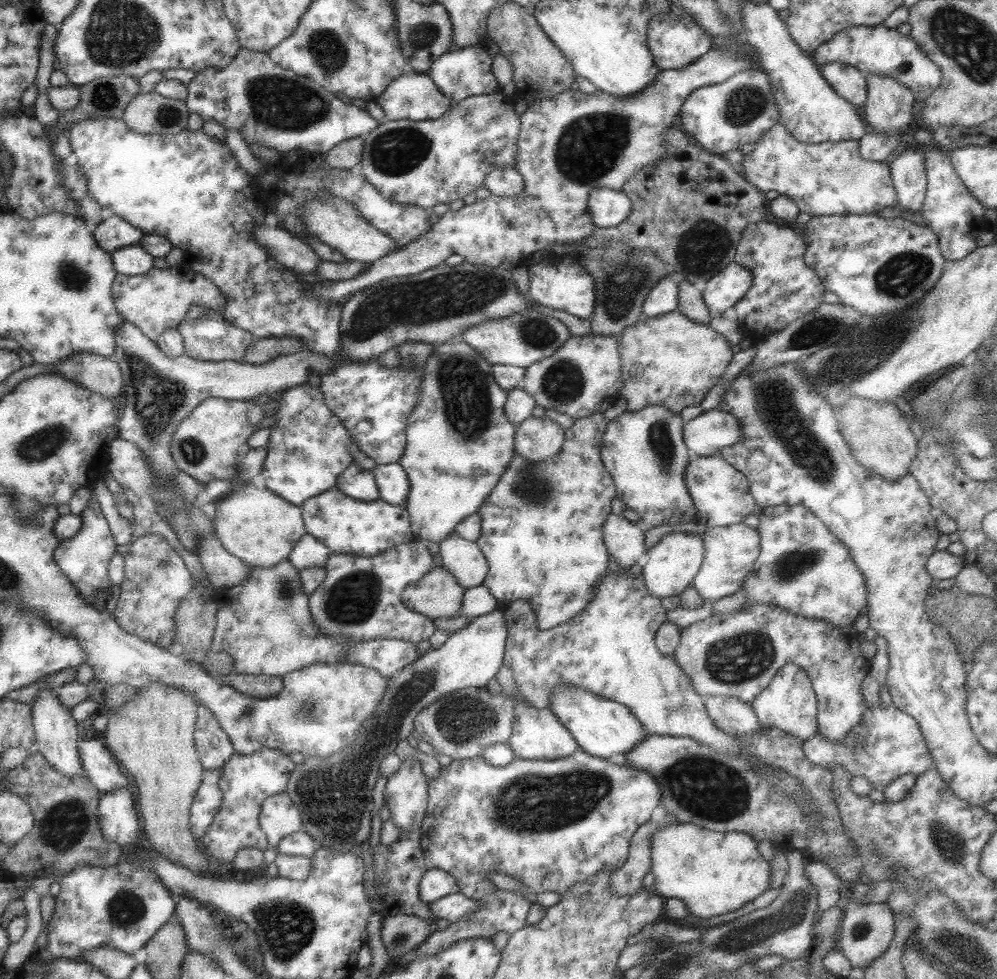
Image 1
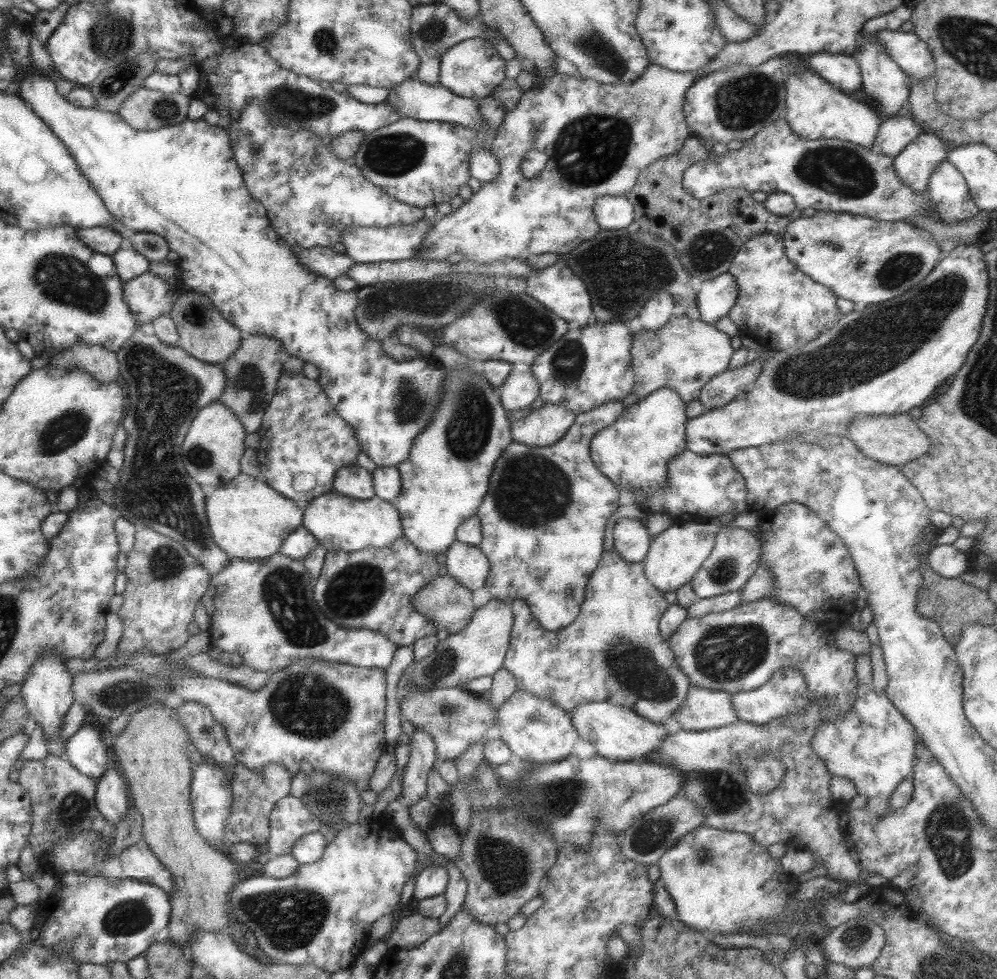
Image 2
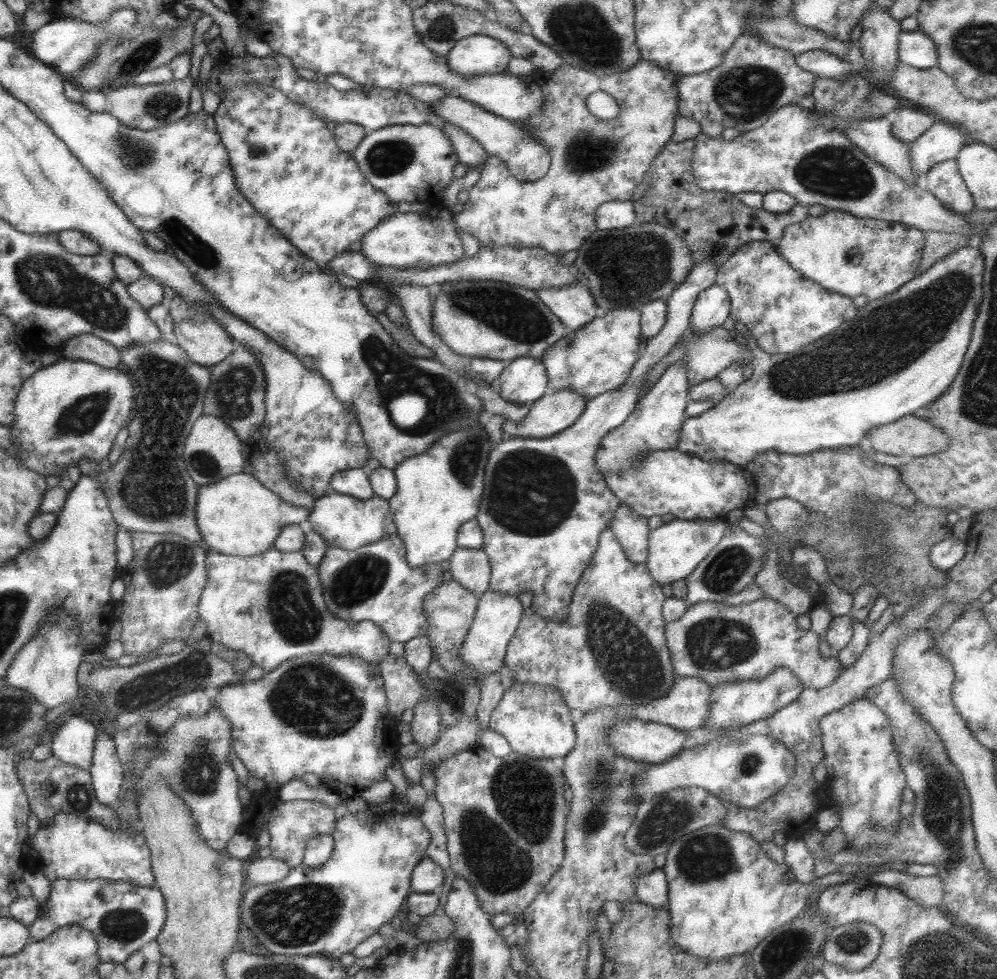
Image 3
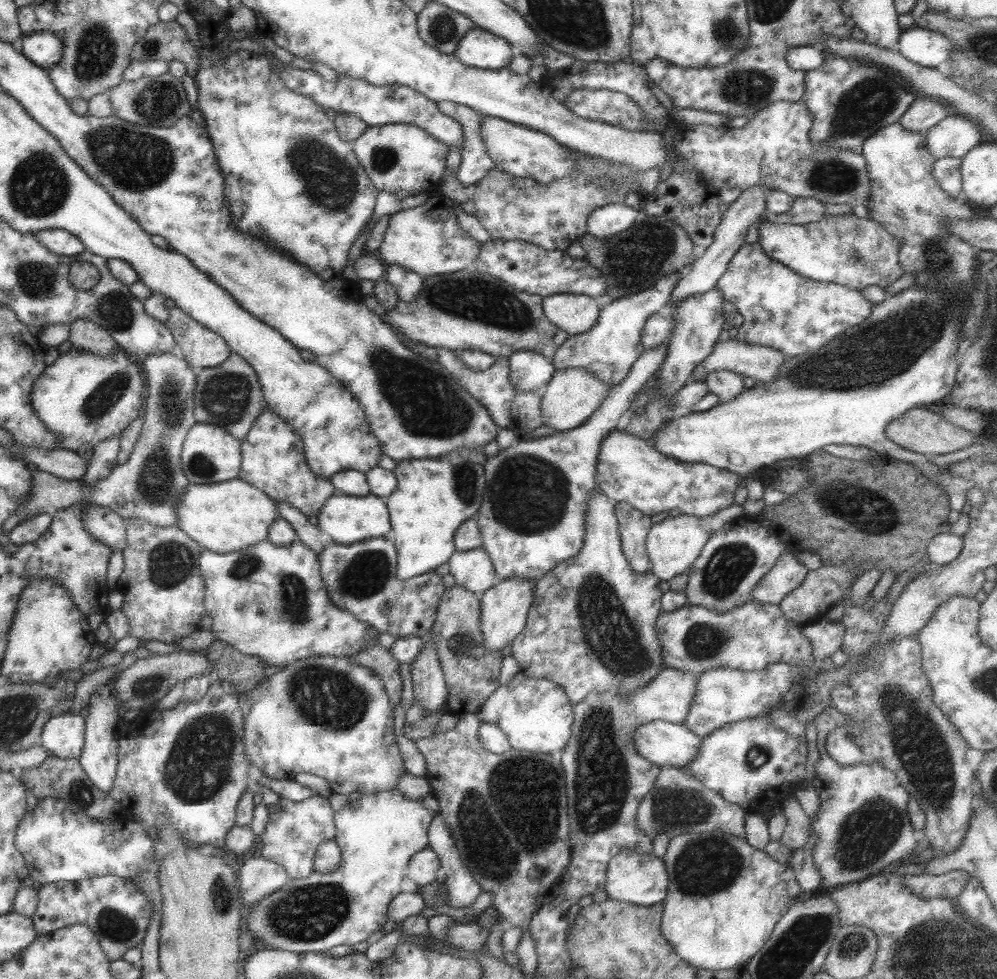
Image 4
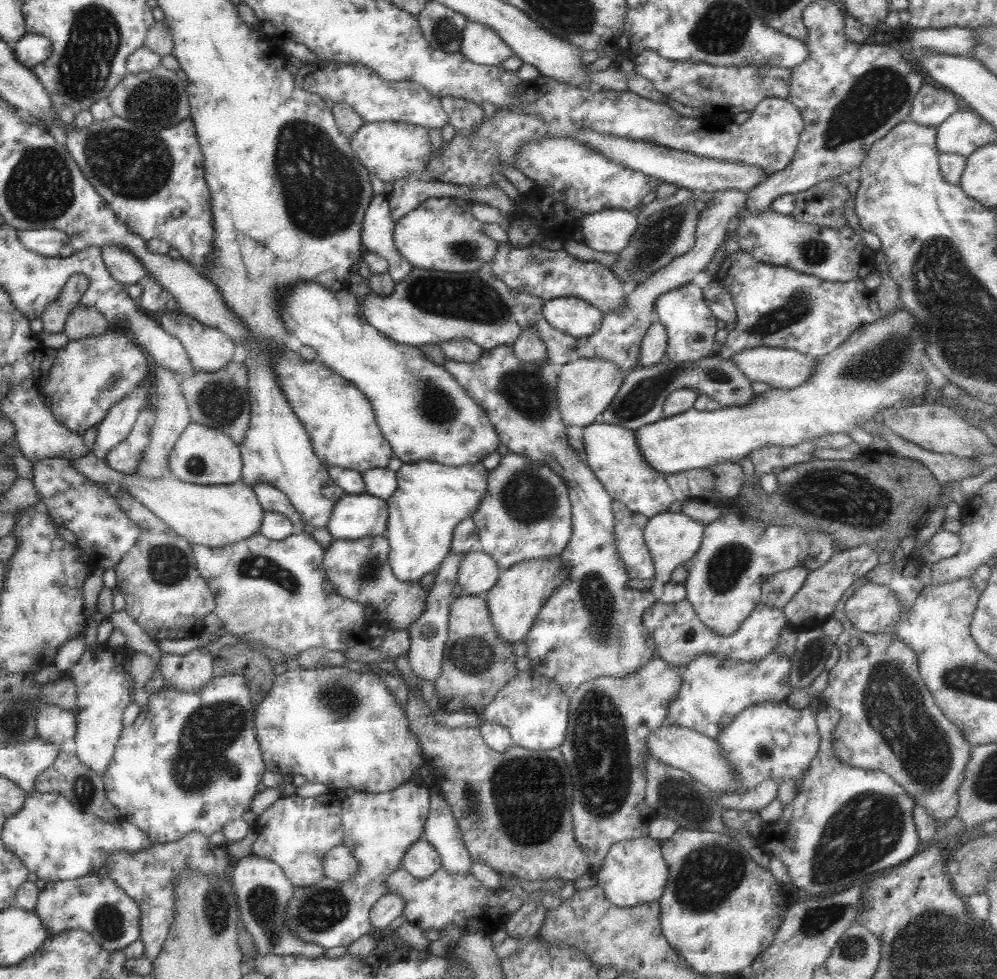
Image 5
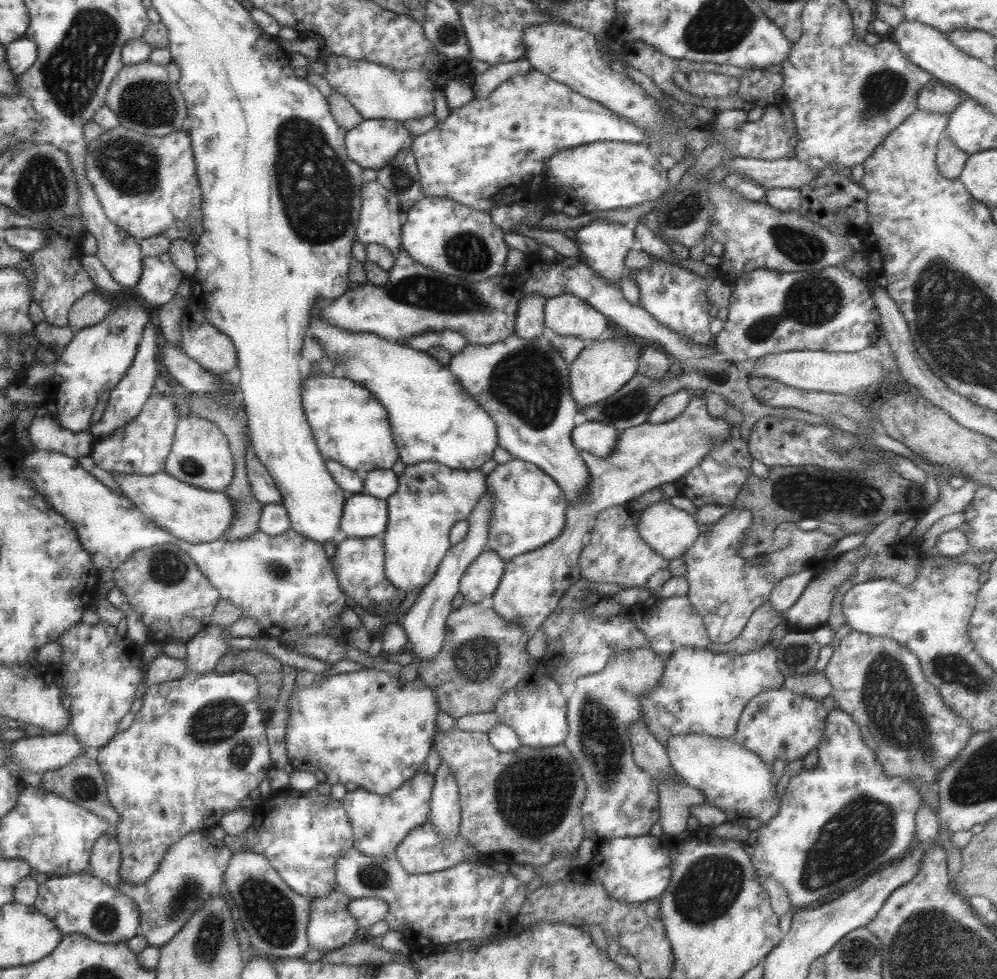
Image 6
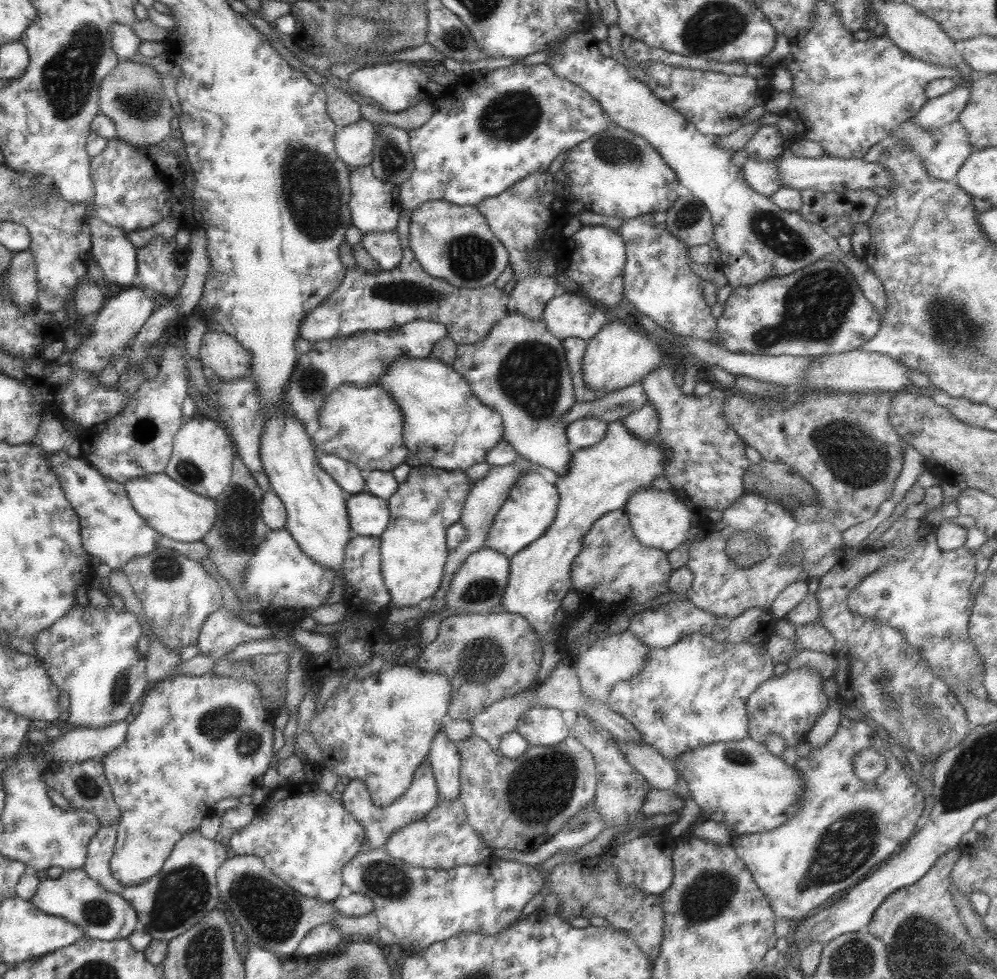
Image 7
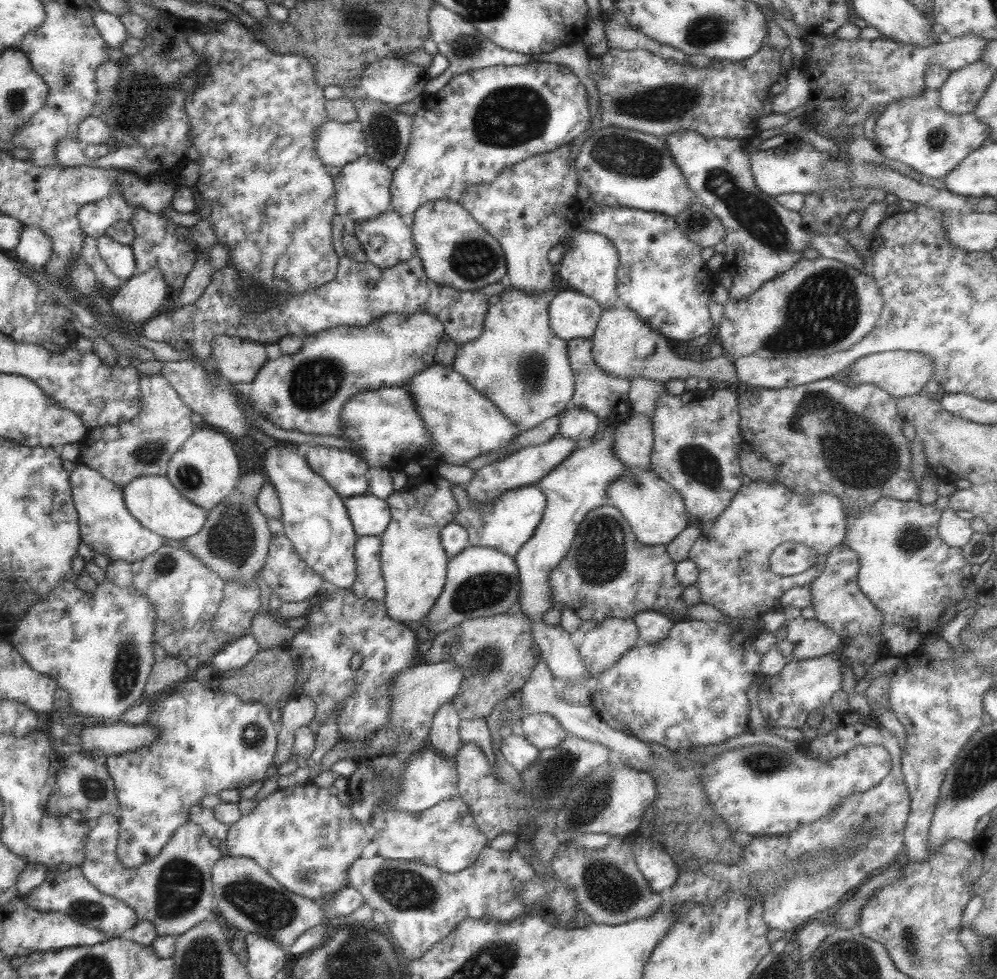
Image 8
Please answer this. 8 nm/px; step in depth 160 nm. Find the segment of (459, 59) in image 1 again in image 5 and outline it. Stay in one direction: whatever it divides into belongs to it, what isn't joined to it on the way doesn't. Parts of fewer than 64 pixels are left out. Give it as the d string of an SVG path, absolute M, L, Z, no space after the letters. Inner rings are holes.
M467 21L458 51L465 60L481 66L495 66L512 55L510 48L491 29Z

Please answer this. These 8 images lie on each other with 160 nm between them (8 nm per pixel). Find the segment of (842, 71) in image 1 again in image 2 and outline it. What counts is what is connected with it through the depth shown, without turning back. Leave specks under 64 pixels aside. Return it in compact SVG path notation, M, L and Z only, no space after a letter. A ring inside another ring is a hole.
M815 52L807 60L807 68L832 87L850 96L860 96L860 70L852 55Z

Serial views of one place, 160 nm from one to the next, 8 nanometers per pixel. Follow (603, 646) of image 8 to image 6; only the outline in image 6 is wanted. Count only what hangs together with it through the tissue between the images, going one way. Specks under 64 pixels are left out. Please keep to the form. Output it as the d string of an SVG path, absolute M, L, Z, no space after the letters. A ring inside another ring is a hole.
M649 647L616 652L601 672L575 680L573 692L566 699L567 738L561 745L571 754L583 776L582 840L588 840L594 850L609 839L643 836L656 829L657 786L633 763L627 727L641 722L639 696L655 688L664 663Z

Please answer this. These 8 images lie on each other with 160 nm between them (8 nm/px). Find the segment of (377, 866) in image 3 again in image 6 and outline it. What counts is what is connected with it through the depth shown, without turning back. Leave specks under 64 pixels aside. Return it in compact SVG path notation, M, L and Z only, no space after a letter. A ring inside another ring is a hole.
M417 772L386 795L370 793L358 787L354 791L346 792L339 801L351 825L352 848L369 857L383 857L393 853L411 829L425 823L433 783L431 774ZM334 890L310 899L306 924L309 949L331 951L354 942L358 926L347 910L349 900Z

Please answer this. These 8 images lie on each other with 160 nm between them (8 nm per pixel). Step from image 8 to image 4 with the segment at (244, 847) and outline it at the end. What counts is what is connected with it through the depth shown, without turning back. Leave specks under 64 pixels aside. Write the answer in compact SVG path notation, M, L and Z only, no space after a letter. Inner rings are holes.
M311 795L299 802L291 802L279 798L279 800L268 806L270 809L269 820L265 830L259 836L258 846L260 856L270 860L284 868L289 879L303 878L314 872L313 855L319 844L331 840L335 836L333 823L334 811L329 807L327 798L319 795Z

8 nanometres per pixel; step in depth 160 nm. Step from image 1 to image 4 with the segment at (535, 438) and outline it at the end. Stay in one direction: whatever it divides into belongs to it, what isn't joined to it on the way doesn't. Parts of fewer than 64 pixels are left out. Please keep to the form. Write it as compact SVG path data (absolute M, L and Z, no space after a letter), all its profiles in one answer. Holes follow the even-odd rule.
M580 367L555 370L547 381L540 400L540 416L543 426L553 428L556 432L578 427L602 403L611 386L603 384L597 376Z

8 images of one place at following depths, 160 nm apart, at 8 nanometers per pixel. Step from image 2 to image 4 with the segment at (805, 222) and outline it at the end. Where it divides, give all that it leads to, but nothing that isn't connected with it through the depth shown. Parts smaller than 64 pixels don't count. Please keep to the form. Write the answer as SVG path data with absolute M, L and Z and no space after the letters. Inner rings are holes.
M845 214L801 225L765 220L757 230L757 244L765 256L811 281L842 285L849 289L878 286L885 290L902 276L897 254L899 242L867 217Z

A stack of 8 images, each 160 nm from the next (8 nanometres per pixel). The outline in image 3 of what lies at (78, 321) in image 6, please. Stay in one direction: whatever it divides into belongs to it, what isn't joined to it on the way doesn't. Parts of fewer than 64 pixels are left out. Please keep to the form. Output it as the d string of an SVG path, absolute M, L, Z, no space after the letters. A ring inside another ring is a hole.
M89 334L71 337L62 348L62 355L58 355L62 359L90 361L91 364L97 364L101 368L120 366L120 351L105 340Z

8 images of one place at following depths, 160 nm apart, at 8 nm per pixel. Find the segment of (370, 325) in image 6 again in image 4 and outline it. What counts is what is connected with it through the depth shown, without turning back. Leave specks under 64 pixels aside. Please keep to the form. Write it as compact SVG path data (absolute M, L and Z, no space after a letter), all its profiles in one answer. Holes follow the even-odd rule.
M473 266L453 274L439 274L423 277L423 283L415 300L401 302L384 313L383 322L398 335L405 336L435 350L444 349L455 354L463 350L477 350L494 358L507 358L517 351L530 351L550 359L555 350L568 338L568 334L549 322L542 313L542 298L531 293L519 292L501 280L473 271Z

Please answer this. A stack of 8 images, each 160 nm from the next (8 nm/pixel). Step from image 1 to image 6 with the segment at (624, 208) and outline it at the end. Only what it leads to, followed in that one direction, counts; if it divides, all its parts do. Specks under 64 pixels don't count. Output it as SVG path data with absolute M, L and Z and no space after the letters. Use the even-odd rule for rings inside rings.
M597 219L591 220L585 226L575 231L572 238L577 246L579 254L583 257L583 262L587 268L591 268L591 272L595 272L599 278L603 278L605 282L611 285L619 285L619 280L623 276L624 268L623 258L627 251L631 249L634 235L631 225L618 224L617 222L607 222L607 220Z

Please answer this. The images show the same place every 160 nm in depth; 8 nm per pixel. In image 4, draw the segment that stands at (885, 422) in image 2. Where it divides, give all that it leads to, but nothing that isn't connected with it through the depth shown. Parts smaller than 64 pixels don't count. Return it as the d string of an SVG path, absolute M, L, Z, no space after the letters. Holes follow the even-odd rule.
M913 408L904 412L899 418L892 420L885 427L885 436L893 445L911 452L915 455L925 457L935 456L935 454L947 454L955 452L966 446L973 444L973 435L969 431L943 421L938 412L928 409Z

